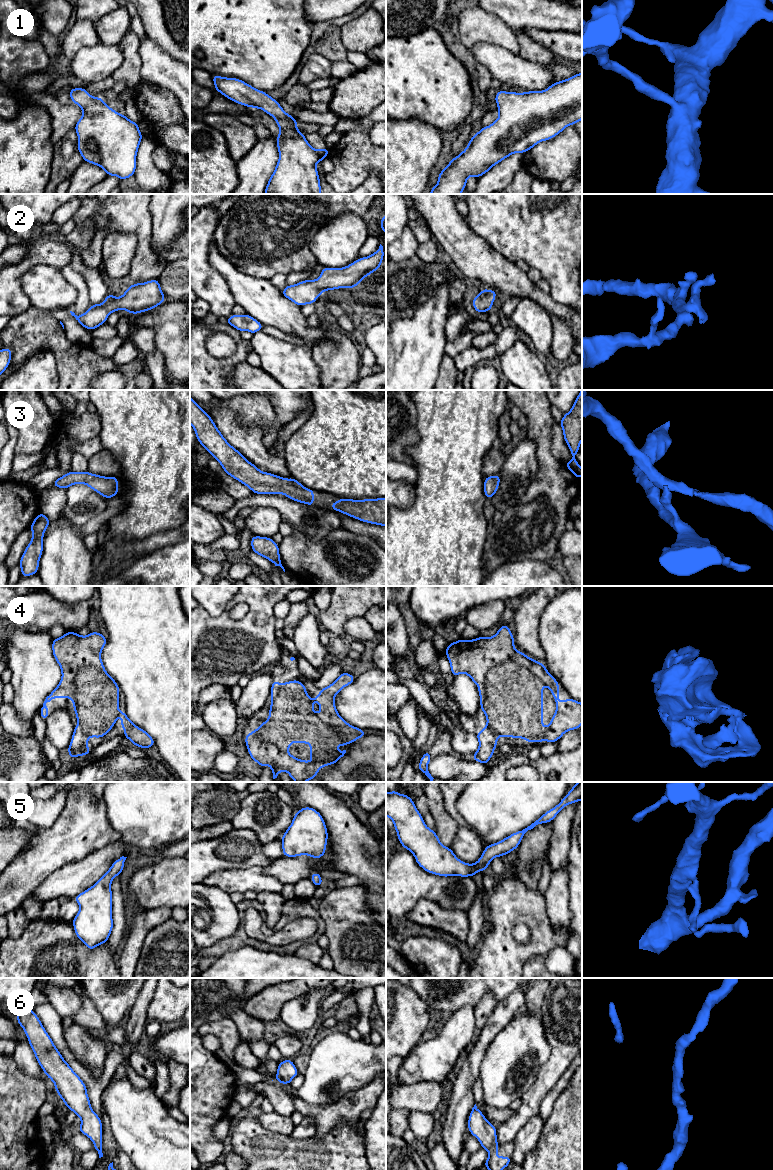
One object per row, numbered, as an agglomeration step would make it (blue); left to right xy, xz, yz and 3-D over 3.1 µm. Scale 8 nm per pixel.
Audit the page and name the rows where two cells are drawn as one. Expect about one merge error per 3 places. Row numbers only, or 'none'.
none

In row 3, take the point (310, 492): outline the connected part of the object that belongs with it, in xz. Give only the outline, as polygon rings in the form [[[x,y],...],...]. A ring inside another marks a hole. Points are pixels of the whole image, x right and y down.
[[[190,396],[190,425],[197,441],[212,455],[224,472],[257,494],[283,494],[298,503],[314,506],[314,490],[307,489],[296,479],[262,472],[228,443],[210,415]]]

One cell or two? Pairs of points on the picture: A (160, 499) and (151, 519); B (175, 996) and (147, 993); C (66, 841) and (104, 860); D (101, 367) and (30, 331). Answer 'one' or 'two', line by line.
A: one
B: two
C: two
D: one

